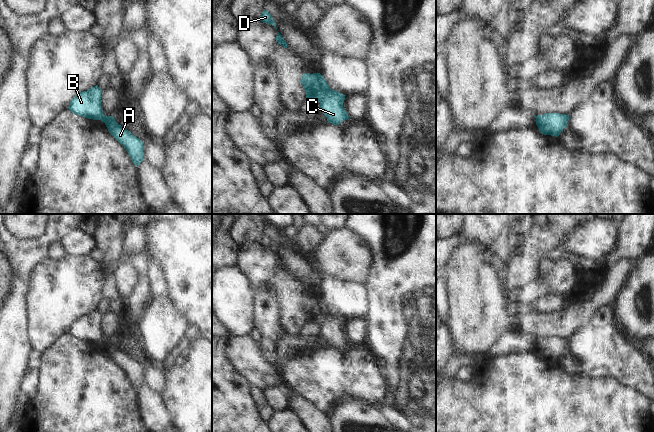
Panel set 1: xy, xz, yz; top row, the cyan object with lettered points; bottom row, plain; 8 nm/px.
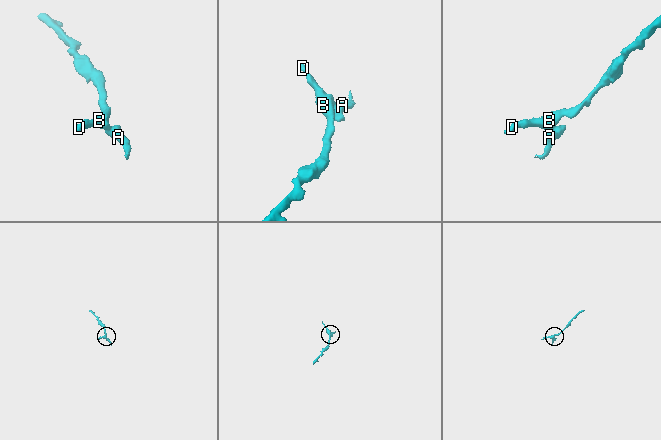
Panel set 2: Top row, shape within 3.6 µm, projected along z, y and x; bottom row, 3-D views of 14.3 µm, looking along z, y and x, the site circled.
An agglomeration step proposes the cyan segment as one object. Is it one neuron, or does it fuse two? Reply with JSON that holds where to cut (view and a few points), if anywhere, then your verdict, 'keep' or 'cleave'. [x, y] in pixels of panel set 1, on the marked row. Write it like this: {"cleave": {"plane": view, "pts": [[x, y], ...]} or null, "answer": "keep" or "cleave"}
{"cleave": {"plane": "xz", "pts": [[331, 90], [320, 102]]}, "answer": "cleave"}

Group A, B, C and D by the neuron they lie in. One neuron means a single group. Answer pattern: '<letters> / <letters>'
A C / B D

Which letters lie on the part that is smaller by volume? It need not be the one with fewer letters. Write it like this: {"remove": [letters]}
{"remove": ["A", "C"]}

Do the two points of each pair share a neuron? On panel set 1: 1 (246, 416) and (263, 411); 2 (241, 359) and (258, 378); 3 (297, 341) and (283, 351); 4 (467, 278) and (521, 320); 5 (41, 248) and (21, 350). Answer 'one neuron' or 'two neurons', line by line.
1: two neurons
2: one neuron
3: one neuron
4: one neuron
5: one neuron

